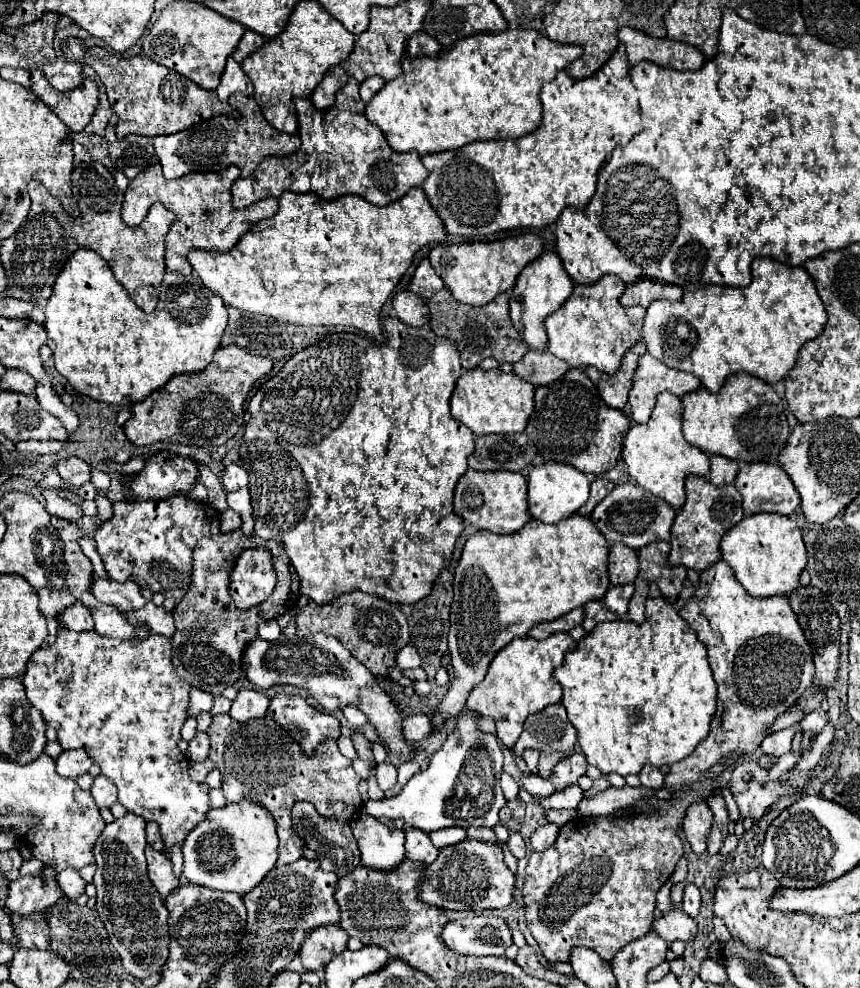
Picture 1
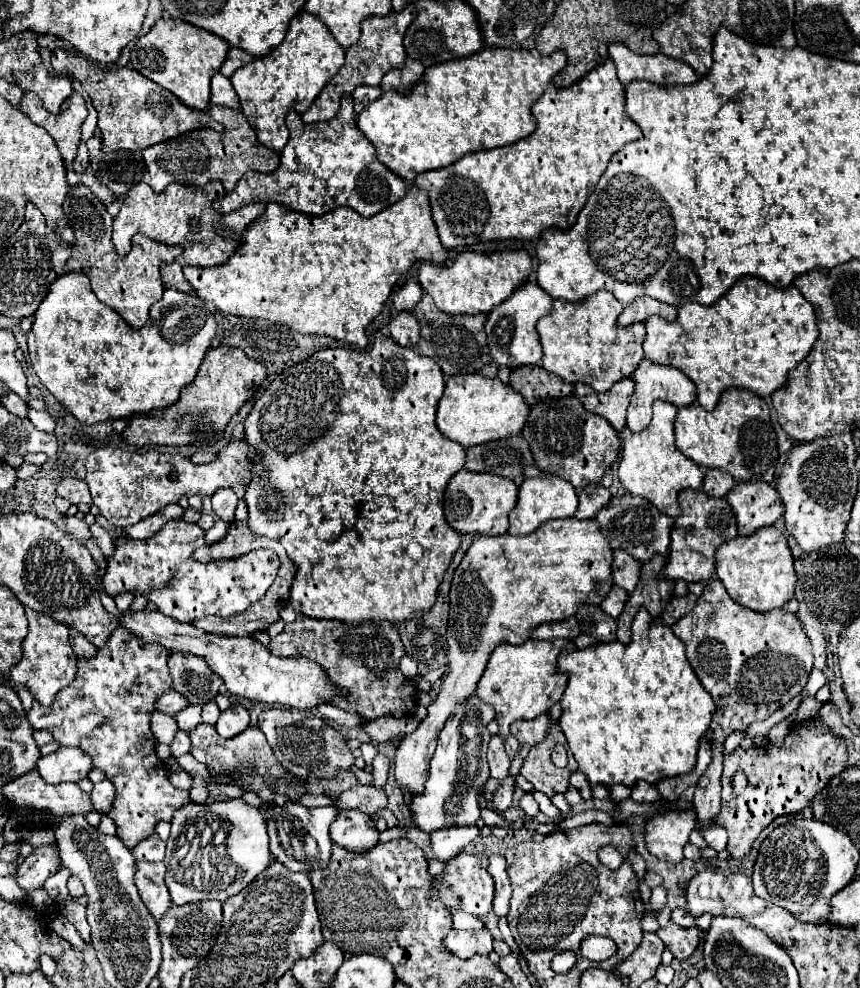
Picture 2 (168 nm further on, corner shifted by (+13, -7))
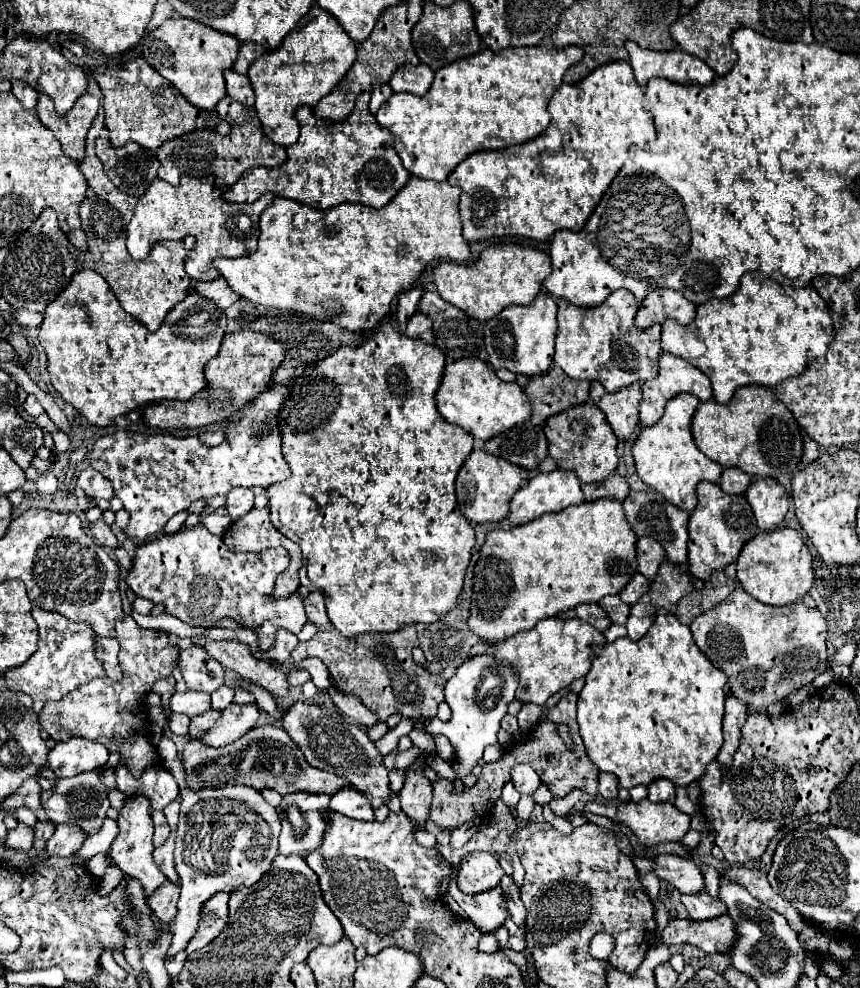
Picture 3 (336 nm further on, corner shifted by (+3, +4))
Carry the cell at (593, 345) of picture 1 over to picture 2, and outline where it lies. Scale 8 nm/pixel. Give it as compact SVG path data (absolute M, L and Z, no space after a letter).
M598 291L574 305L568 301L554 301L550 313L538 321L540 343L544 349L544 357L540 361L542 369L568 383L586 383L598 393L604 393L622 377L632 377L644 357L642 341L646 337L646 329L642 323L620 327L616 319L622 311L624 305L608 291Z

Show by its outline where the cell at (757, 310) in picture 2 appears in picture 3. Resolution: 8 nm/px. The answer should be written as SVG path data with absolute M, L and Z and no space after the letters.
M754 270L742 276L740 286L732 296L700 304L694 322L682 326L672 318L664 320L660 344L662 352L680 356L692 362L696 368L700 368L712 382L714 400L720 404L728 404L734 390L740 386L762 384L772 388L790 376L800 376L812 358L826 354L832 338L834 338L832 318L814 286L804 288L780 286L768 276L764 276L760 270Z

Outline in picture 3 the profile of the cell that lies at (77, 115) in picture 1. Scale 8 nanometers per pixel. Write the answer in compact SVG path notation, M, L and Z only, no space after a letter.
M40 92L36 114L40 116L42 124L56 134L56 138L62 144L62 150L72 160L82 160L84 146L86 146L86 132L94 120L98 108L100 108L98 98L86 92L76 100L70 114L60 116L52 106L52 98L48 98L48 94Z

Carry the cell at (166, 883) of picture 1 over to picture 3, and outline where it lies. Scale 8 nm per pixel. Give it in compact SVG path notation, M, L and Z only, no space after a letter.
M166 878L166 882L160 884L152 896L148 896L148 904L160 922L168 924L176 918L178 894L180 894L180 886Z

